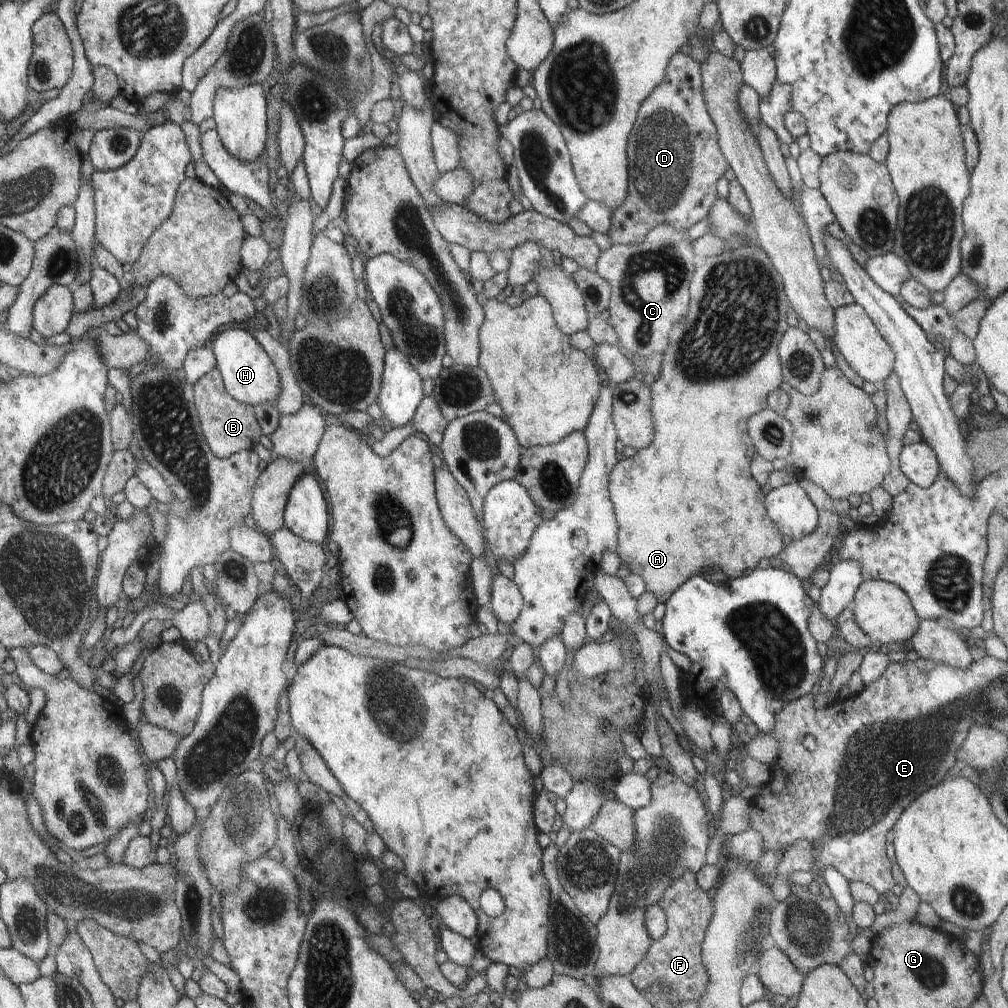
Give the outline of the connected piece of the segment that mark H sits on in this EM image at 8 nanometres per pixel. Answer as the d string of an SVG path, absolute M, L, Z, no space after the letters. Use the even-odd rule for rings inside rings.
M228 326L213 336L210 345L216 358L216 367L223 378L224 388L236 402L252 408L266 402L276 406L276 400L280 396L280 380L276 367L249 330L242 326Z

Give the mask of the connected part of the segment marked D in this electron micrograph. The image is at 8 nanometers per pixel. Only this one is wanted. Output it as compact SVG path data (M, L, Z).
M674 54L666 66L664 80L640 105L638 118L630 134L626 149L629 172L626 200L620 208L612 211L612 226L608 232L613 245L640 244L658 224L670 224L676 230L688 230L708 216L718 196L716 183L729 168L720 150L717 134L702 92L701 65L688 54Z

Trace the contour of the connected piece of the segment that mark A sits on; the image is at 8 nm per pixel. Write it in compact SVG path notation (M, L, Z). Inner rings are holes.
M758 244L742 245L732 249L732 252L724 252L718 256L700 259L695 267L690 288L692 288L692 304L688 306L688 314L672 328L668 348L662 354L662 372L658 378L654 379L654 384L649 386L652 398L652 422L654 422L654 430L656 430L654 440L648 448L639 450L634 456L621 456L618 464L608 476L609 496L618 526L618 548L616 548L615 553L619 556L622 564L626 564L630 568L630 573L640 574L640 578L646 582L646 590L650 590L656 596L658 603L665 603L691 576L700 575L702 568L720 569L728 579L742 578L744 572L753 571L762 558L776 557L784 548L781 532L766 514L765 495L760 489L761 486L751 474L750 463L751 458L755 455L755 448L747 426L751 416L769 408L766 400L768 394L780 389L784 381L782 365L778 356L778 343L789 327L786 322L786 310L790 304L785 295L782 278L778 274L778 270L774 268L772 260L768 258L768 254ZM742 300L750 300L748 302L750 316L746 318L744 326L740 326L740 302Z

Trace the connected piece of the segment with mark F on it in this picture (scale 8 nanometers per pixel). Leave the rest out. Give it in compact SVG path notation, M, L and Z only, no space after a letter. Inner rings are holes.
M690 870L683 872L680 878L672 880L672 884L666 888L662 900L657 904L667 916L666 934L662 938L652 941L644 960L628 975L638 990L648 990L650 986L660 984L670 1002L700 1000L700 996L706 992L706 986L708 986L708 974L706 974L706 968L702 962L702 944L707 926L714 914L714 904L712 904L711 898L711 892L702 890L698 886L696 873L690 872Z

